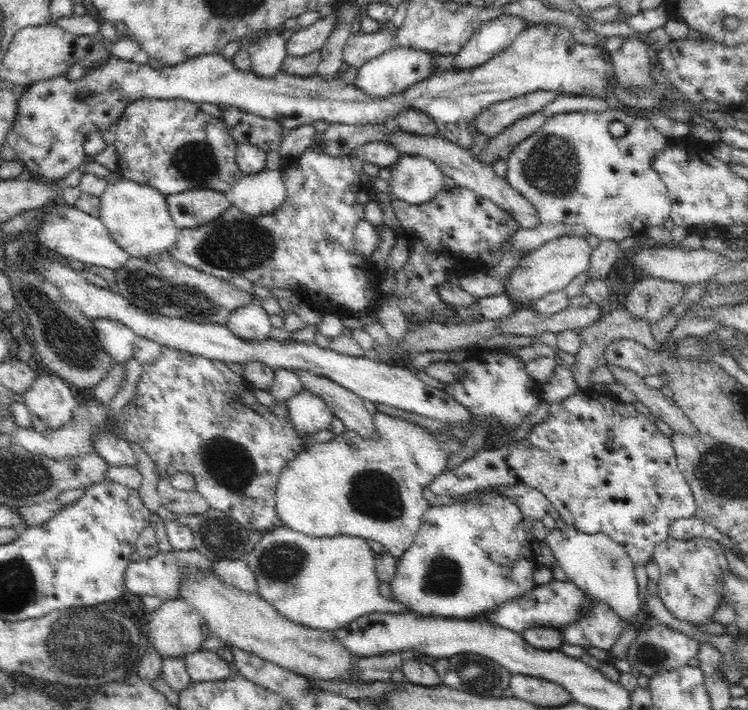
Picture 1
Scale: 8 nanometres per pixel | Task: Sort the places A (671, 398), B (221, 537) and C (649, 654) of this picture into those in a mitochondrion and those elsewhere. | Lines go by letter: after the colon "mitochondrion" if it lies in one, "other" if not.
A: other
B: mitochondrion
C: mitochondrion

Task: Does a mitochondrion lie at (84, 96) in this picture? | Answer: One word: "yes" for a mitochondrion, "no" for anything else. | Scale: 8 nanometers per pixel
yes

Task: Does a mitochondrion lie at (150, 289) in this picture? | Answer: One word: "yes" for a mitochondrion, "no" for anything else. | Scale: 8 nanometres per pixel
yes

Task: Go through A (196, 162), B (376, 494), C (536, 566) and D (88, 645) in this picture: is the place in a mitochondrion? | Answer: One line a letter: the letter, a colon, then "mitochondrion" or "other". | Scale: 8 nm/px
A: mitochondrion
B: mitochondrion
C: other
D: mitochondrion

